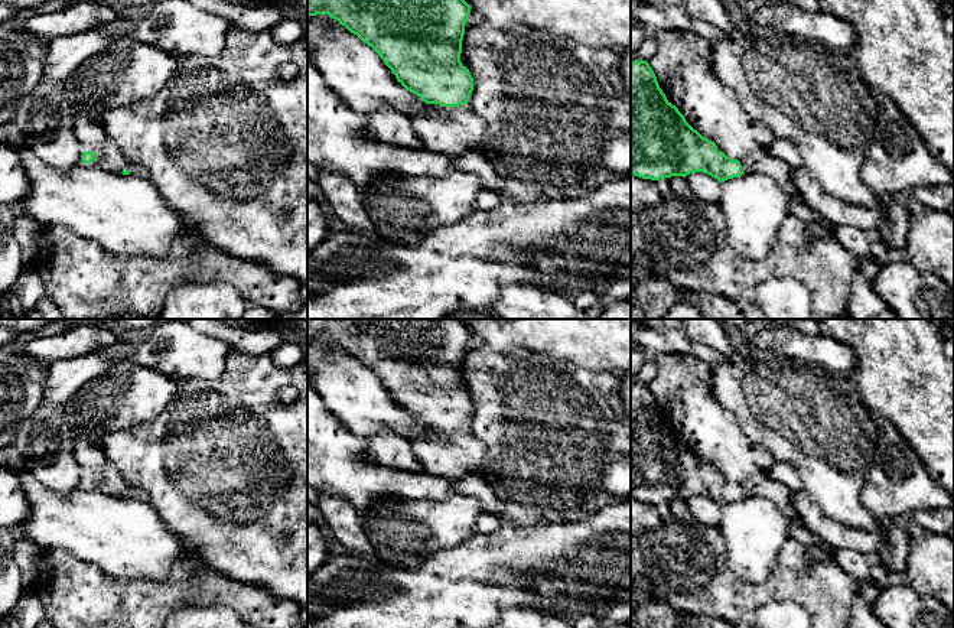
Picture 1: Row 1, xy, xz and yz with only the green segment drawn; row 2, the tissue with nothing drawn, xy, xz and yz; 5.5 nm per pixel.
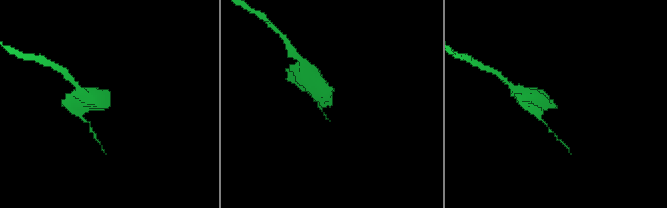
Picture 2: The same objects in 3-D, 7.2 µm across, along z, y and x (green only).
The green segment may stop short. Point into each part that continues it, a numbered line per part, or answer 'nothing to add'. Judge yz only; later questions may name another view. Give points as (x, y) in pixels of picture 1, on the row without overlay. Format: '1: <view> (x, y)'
1: yz (759, 484)

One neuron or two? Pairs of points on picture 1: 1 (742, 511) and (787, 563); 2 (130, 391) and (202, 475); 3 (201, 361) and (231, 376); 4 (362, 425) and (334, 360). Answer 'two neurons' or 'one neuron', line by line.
1: two neurons
2: two neurons
3: two neurons
4: one neuron

